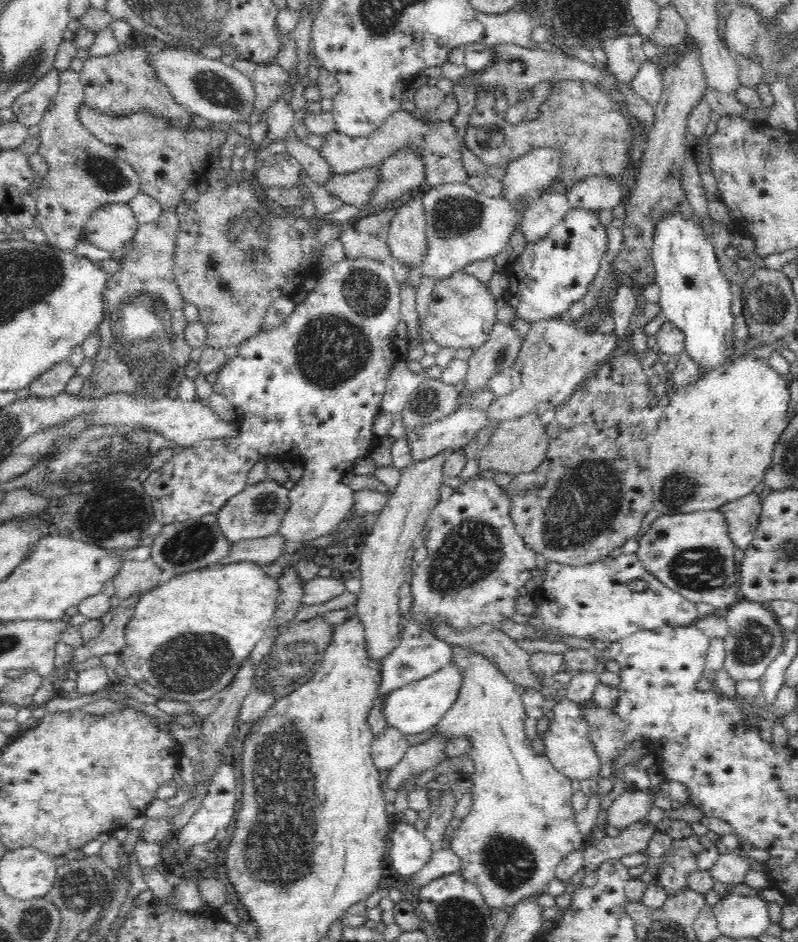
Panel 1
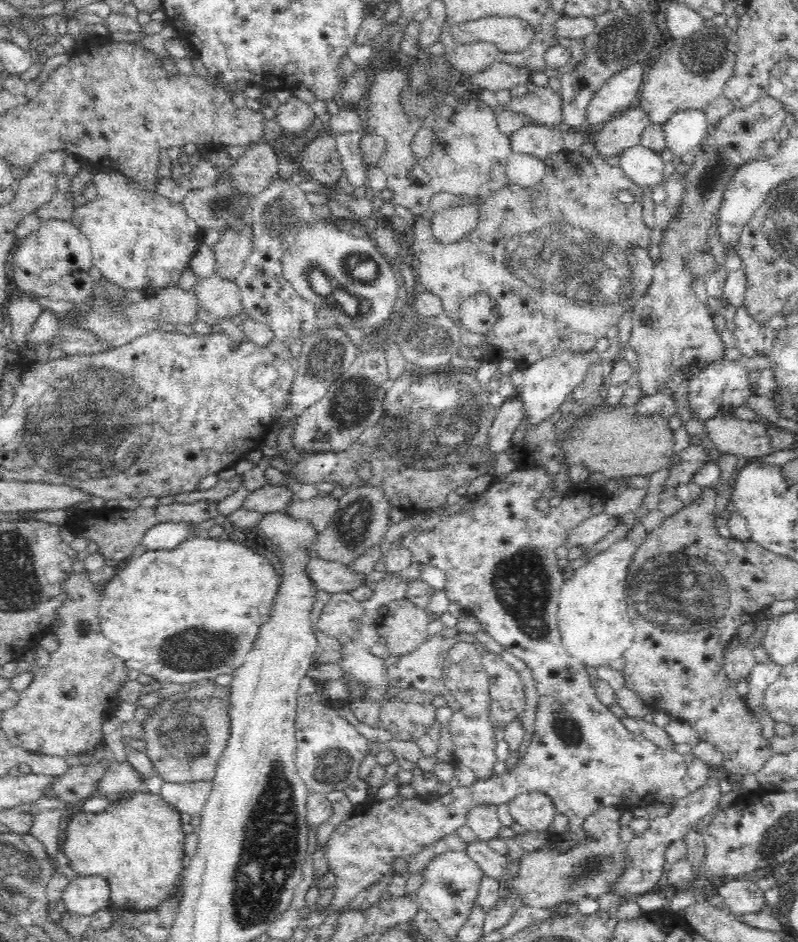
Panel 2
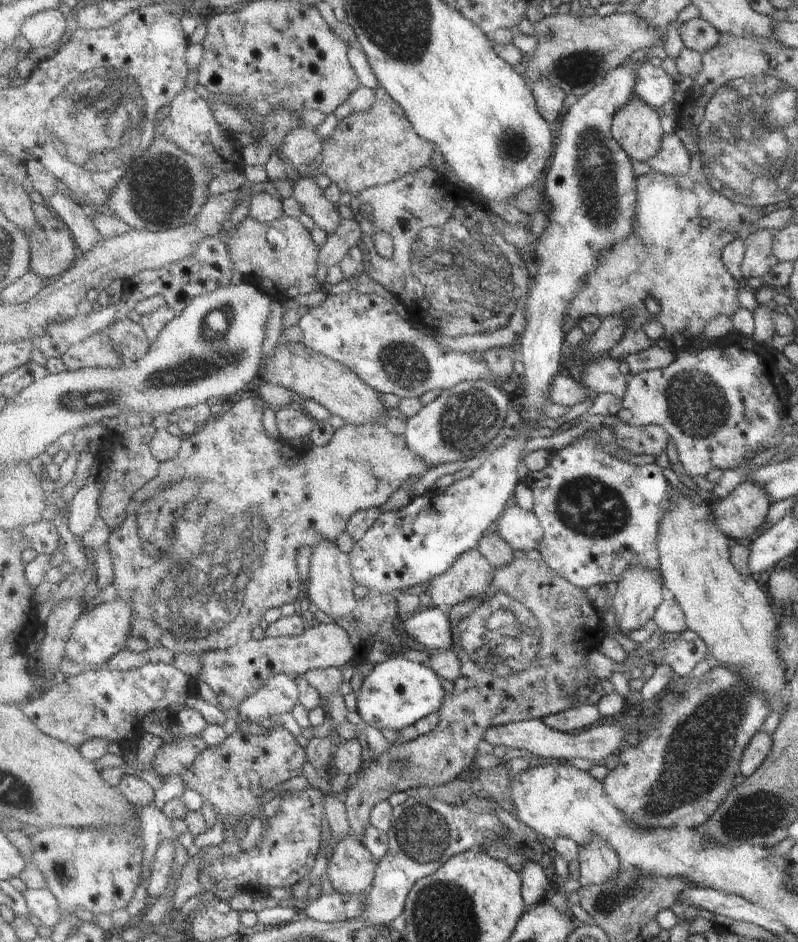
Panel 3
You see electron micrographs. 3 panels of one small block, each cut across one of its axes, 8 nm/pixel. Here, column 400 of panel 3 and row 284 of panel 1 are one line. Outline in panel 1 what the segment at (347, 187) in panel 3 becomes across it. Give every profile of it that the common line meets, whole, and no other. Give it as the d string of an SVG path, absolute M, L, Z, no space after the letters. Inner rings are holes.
M172 207L168 210L162 211L160 218L154 222L144 222L138 227L135 237L131 240L132 246L130 250L127 250L123 259L118 260L120 262L119 269L113 274L106 276L106 282L104 282L104 290L100 294L100 301L102 301L102 318L100 318L99 326L101 335L100 350L98 350L94 357L94 368L89 376L85 378L83 386L76 395L78 399L92 399L98 400L108 395L124 393L136 395L137 397L150 397L151 399L159 399L167 397L172 390L176 390L180 386L180 381L184 378L184 366L188 364L190 360L190 352L193 349L187 342L185 337L185 331L188 326L186 316L182 308L184 308L185 298L182 296L179 284L177 283L177 268L176 266L176 247L178 246L178 235L180 234L180 217L177 213L176 207Z

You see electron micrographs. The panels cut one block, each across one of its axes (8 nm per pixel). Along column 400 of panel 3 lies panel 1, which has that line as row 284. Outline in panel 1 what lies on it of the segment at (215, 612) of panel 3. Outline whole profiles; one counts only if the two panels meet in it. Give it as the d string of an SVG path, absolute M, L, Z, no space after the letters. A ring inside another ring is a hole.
M452 270L448 276L438 278L432 290L432 300L428 302L424 314L423 332L428 340L439 344L440 348L476 349L486 342L486 338L496 321L496 298L488 287L488 282L480 282L476 276L463 270Z

